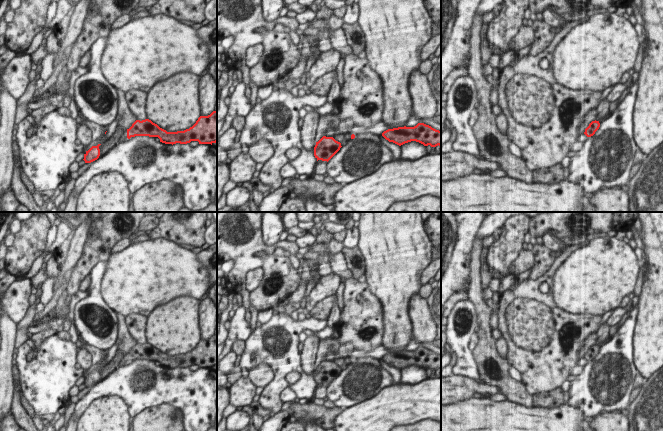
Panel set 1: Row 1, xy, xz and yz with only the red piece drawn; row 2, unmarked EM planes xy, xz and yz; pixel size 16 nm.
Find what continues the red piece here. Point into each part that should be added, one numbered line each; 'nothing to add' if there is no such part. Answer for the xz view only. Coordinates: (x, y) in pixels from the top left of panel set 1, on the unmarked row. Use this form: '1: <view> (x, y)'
nothing to add

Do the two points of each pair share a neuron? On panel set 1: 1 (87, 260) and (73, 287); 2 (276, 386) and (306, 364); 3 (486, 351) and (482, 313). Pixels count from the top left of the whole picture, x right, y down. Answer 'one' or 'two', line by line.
1: one
2: two
3: one

